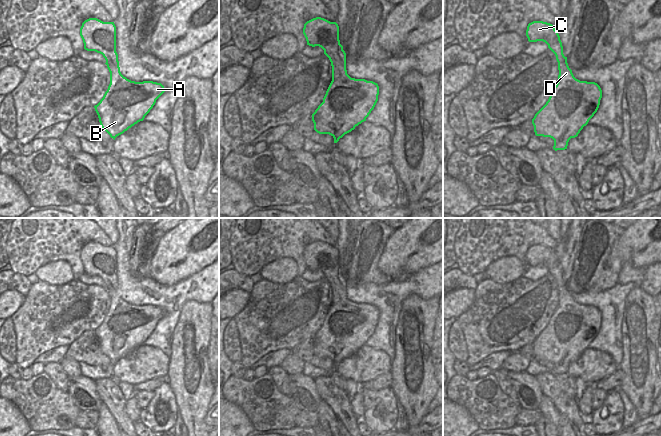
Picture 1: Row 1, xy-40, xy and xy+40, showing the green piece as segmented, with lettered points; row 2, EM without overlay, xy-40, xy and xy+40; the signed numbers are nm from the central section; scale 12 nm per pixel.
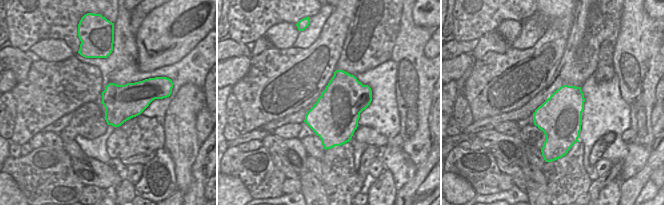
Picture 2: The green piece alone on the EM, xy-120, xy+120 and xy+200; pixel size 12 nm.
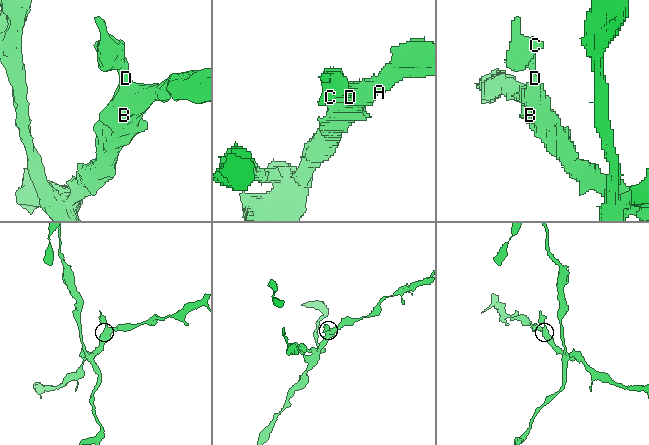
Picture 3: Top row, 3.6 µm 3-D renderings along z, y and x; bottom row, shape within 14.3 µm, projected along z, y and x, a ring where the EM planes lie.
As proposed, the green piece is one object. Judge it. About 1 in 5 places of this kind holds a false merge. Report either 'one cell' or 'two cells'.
one cell

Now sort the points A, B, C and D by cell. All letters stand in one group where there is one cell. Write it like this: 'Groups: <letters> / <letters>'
Groups: A B C D.

